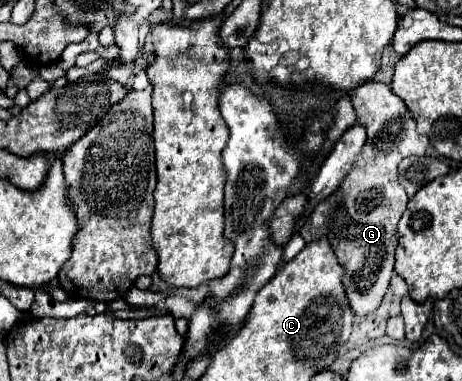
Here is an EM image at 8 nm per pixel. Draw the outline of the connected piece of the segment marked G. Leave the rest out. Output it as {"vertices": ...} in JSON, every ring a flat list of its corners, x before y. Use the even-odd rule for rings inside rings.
{"vertices":[[366,81,358,85,352,95,352,105,358,121,366,125,366,147,338,191,314,207,300,235,304,241,328,235,336,257,346,269,344,287,350,307,358,315,366,315,378,309,394,271,394,251,398,247,396,225,408,203,406,191,398,183,398,163,410,155,426,155,430,141,426,135,418,135,416,121,406,103,386,83]]}

